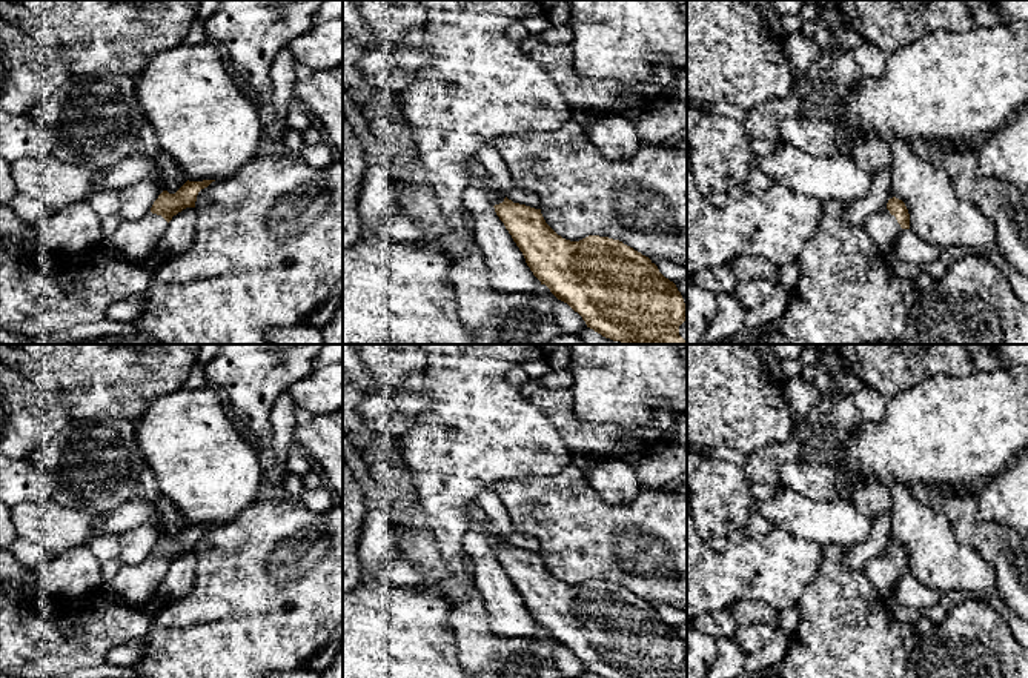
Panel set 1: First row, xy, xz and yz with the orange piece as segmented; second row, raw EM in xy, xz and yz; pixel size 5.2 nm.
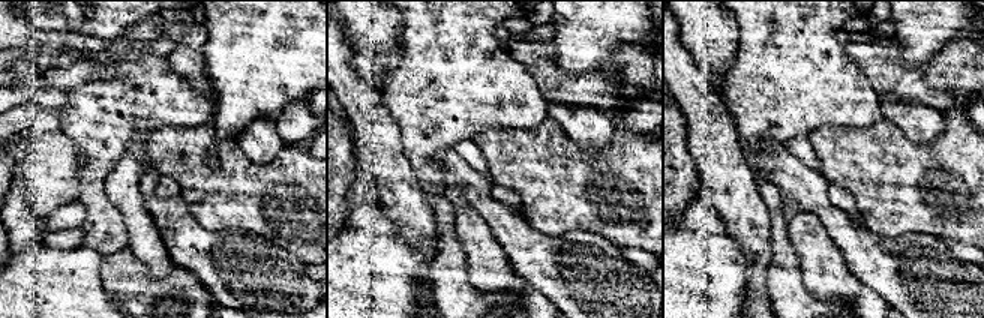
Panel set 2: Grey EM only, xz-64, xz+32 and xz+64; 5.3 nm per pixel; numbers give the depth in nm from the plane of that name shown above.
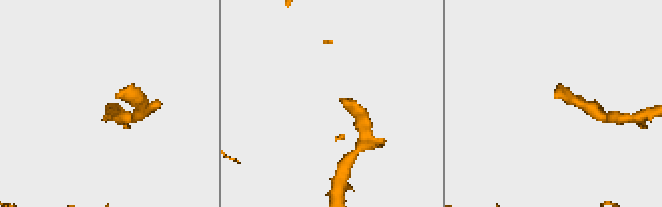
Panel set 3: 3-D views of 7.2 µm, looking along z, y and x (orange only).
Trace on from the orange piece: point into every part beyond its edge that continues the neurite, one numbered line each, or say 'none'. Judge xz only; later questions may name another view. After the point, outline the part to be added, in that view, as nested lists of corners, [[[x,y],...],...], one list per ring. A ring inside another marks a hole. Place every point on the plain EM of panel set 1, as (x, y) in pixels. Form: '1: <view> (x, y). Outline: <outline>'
1: xz (477, 515). Outline: [[[476,503],[469,506],[469,526],[467,527],[470,527],[472,524],[482,524],[487,529],[490,535],[490,546],[493,550],[504,546],[506,541],[498,533],[495,524],[490,521],[484,509]]]

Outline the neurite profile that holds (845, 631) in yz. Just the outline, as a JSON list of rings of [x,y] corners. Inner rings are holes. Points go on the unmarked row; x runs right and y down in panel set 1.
[[[841,544],[824,546],[824,558],[817,577],[805,589],[798,603],[799,623],[790,635],[787,655],[779,664],[741,672],[736,678],[902,678],[908,669],[908,650],[913,638],[905,624],[888,610],[879,592],[871,586],[862,569],[850,569],[844,561],[847,547]]]

